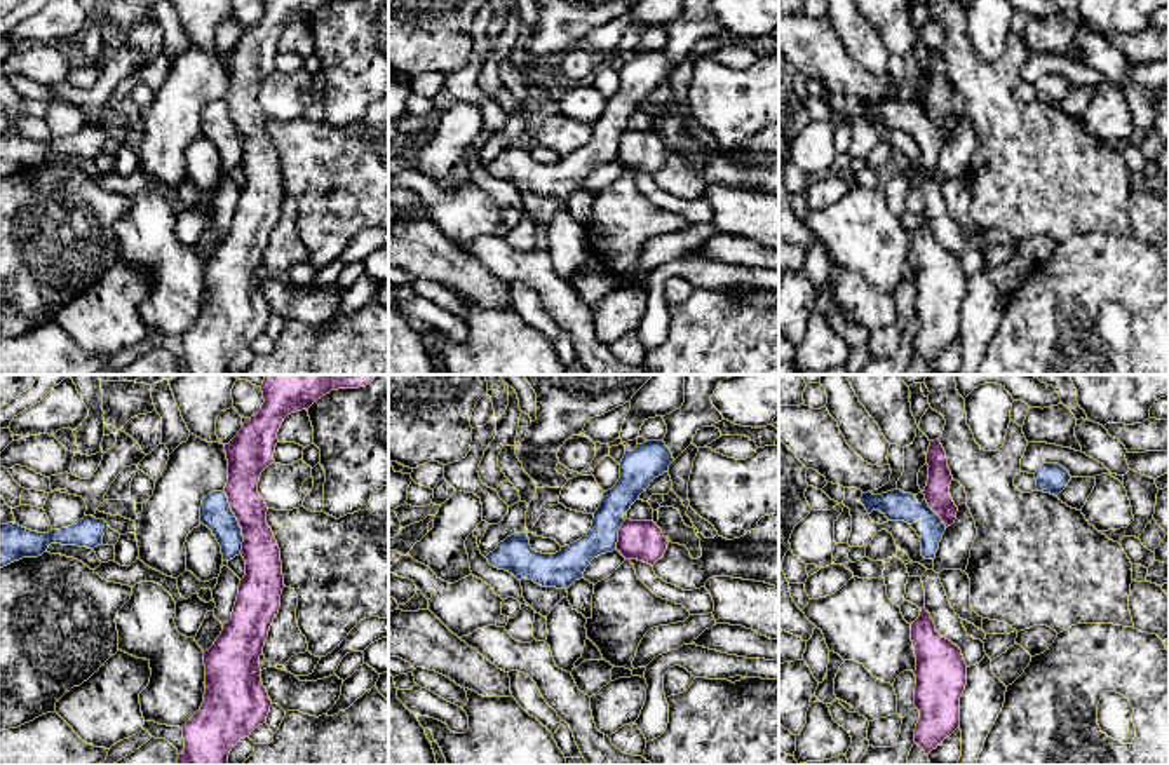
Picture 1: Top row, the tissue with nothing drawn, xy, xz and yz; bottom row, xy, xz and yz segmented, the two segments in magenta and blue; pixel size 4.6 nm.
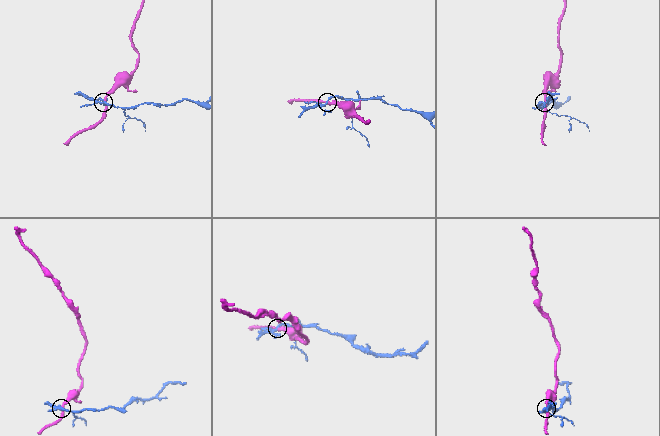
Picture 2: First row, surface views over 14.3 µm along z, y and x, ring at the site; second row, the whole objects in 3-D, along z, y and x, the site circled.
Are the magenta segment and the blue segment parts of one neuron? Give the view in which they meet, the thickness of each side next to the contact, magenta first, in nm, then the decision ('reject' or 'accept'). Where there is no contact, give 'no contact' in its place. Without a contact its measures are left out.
contact in xy; calibres 170 and 140 nm; reject

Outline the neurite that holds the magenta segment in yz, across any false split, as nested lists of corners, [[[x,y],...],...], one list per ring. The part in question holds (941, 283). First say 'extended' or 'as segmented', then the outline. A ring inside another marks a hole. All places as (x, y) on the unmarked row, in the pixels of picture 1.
as segmented | [[[925,218],[911,234],[911,251],[916,267],[915,317],[920,321],[915,354],[929,364],[960,336],[967,274],[962,260],[936,240]]]

